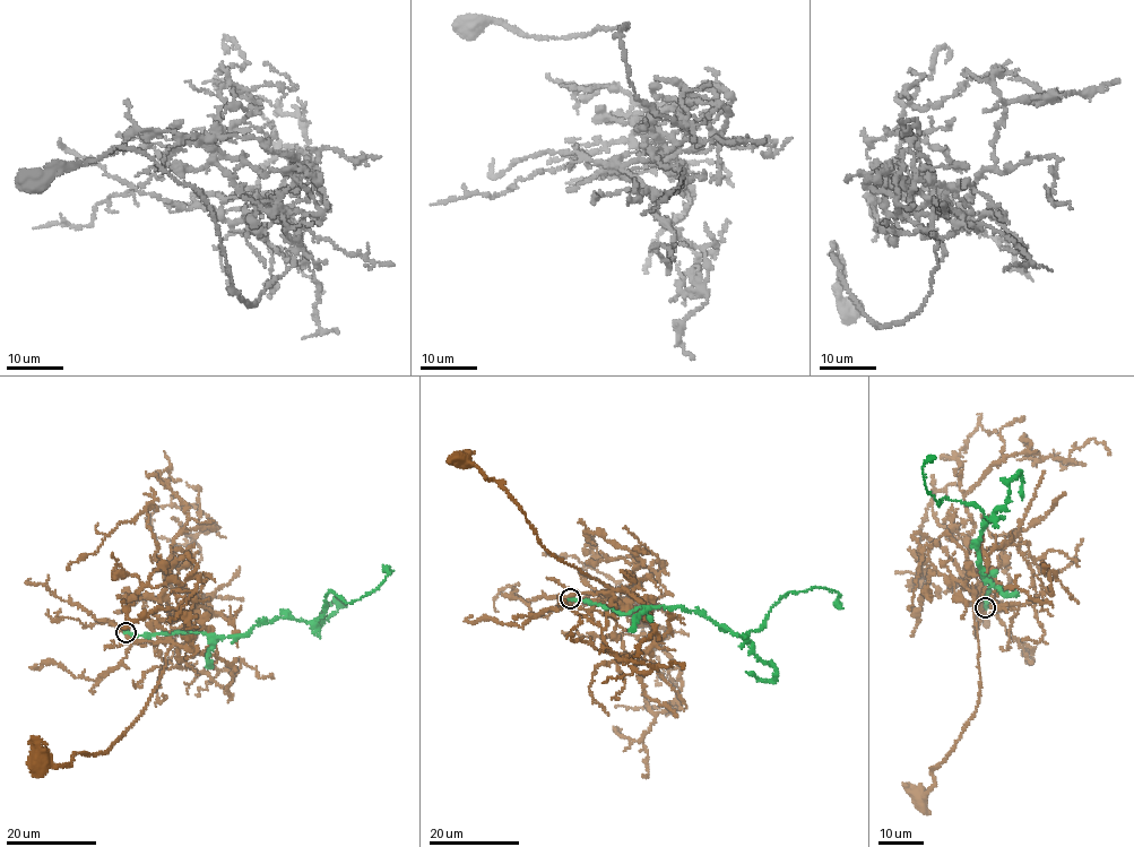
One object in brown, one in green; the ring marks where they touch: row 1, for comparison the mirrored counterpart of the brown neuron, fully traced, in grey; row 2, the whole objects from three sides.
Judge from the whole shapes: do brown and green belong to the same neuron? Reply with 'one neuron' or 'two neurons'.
two neurons

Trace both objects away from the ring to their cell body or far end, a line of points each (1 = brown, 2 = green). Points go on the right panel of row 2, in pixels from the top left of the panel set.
1: (985, 608), (983, 613), (975, 602), (980, 686), (975, 714), (933, 769), (935, 783), (925, 795), (922, 792)
2: (985, 608), (992, 582), (977, 543), (992, 519), (978, 506), (938, 506), (923, 473), (935, 456)

